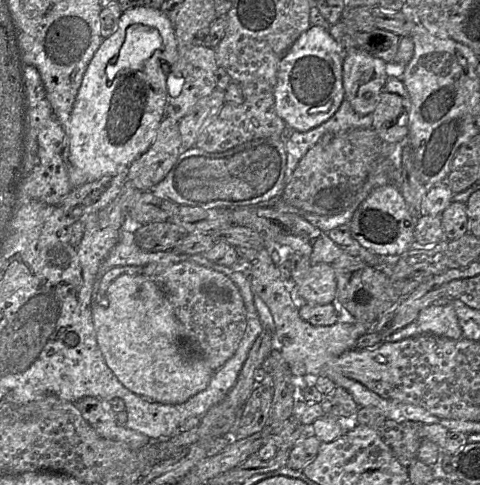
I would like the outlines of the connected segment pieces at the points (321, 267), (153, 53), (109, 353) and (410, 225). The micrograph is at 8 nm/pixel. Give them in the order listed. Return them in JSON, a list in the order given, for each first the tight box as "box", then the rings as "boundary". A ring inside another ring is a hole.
[{"box":[296,264,337,304],"boundary":[[[313,264],[301,283],[296,286],[296,297],[307,304],[329,304],[336,300],[337,281],[330,264]]]},{"box":[65,6,179,182],"boundary":[[[137,6],[126,12],[122,12],[116,31],[111,36],[103,39],[88,64],[76,95],[70,118],[65,127],[69,144],[69,161],[89,179],[89,182],[98,180],[104,176],[116,175],[119,172],[127,171],[128,166],[149,149],[156,138],[162,120],[165,118],[166,101],[169,95],[167,90],[168,76],[163,70],[163,62],[166,62],[170,66],[170,72],[173,73],[173,67],[178,59],[179,51],[173,24],[159,9]]]},{"box":[92,274,214,404],"boundary":[[[123,274],[116,278],[108,287],[99,301],[92,300],[92,319],[94,323],[97,344],[103,355],[104,361],[113,372],[120,383],[128,390],[137,394],[149,401],[158,402],[162,404],[180,404],[186,402],[189,398],[197,393],[205,390],[209,385],[209,382],[214,374],[214,371],[209,365],[199,356],[188,355],[184,352],[181,344],[181,339],[178,333],[178,322],[174,314],[174,310],[170,302],[168,301],[163,290],[152,280],[146,278],[142,274],[128,275]]]},{"box":[349,184,415,256],"boundary":[[[395,184],[375,188],[358,207],[349,225],[354,239],[378,256],[400,256],[415,245],[414,220]]]}]

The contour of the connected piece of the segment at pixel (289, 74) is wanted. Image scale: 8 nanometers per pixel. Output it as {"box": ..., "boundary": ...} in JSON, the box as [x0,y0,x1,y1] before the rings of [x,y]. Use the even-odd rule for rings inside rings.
{"box":[274,26,344,131],"boundary":[[[310,26],[281,59],[274,89],[275,109],[290,131],[309,131],[338,110],[344,99],[343,57],[342,48],[326,29]]]}

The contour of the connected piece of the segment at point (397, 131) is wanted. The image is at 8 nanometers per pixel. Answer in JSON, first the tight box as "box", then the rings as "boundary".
{"box":[372,77,411,145],"boundary":[[[388,77],[372,115],[372,129],[386,145],[405,142],[408,135],[411,99],[398,77]]]}

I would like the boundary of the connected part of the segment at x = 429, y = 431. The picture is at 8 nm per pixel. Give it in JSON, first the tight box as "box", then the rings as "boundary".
{"box":[379,419,449,468],"boundary":[[[388,419],[379,433],[399,463],[408,468],[411,462],[417,458],[418,449],[423,439],[433,441],[440,449],[444,450],[449,430],[441,424]]]}

